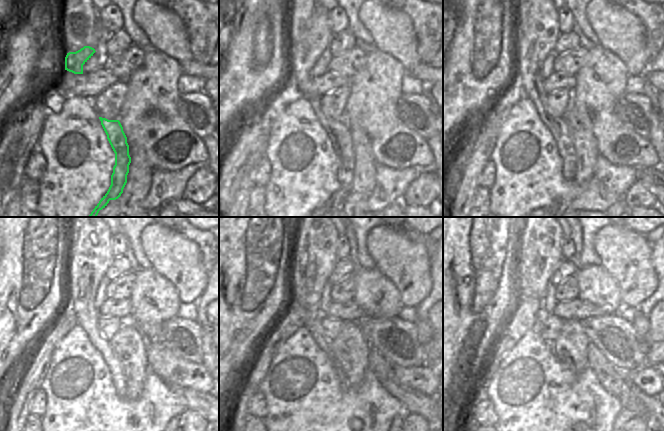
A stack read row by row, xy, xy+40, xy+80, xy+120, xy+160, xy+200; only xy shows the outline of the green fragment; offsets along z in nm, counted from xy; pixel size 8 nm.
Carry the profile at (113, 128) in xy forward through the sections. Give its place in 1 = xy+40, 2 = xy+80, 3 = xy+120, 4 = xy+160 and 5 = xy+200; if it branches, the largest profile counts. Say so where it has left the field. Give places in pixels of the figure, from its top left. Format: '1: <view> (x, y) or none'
1: xy+40 (338, 130)
2: xy+80 (536, 35)
3: xy+120 (90, 255)
4: xy+160 (314, 257)
5: xy+200 (539, 251)

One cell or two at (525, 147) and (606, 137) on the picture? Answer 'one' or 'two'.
two

